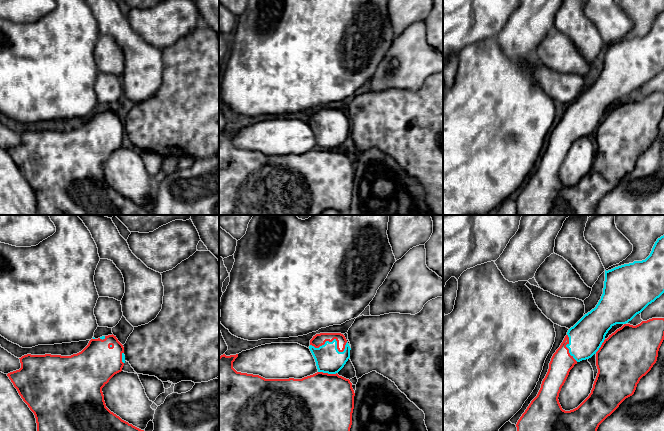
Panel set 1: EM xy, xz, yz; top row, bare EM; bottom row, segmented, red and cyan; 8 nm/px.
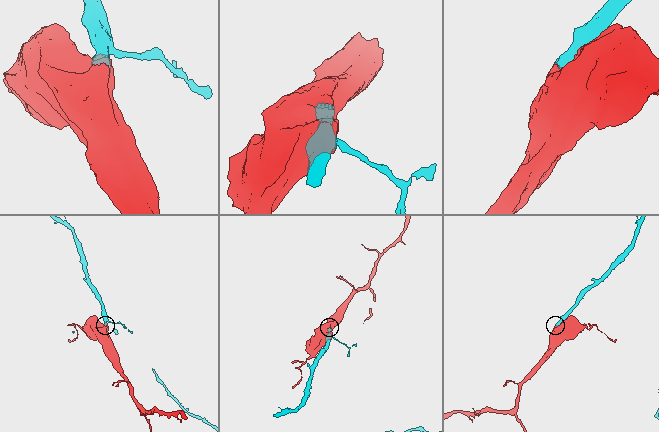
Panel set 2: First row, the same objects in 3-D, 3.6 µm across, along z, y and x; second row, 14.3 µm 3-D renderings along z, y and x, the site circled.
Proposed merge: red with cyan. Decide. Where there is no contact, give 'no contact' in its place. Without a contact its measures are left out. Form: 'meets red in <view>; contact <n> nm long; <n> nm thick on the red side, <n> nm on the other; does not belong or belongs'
meets red in xz; contact 300 nm long; 100 nm thick on the red side, 220 nm on the other; belongs

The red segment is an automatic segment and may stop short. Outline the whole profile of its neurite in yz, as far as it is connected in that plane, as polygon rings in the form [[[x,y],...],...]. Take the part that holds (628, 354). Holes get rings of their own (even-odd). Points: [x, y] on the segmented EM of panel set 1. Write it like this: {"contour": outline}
{"contour": [[[664,235],[657,239],[650,255],[642,261],[624,264],[611,270],[605,270],[603,294],[594,309],[585,314],[565,336],[560,347],[553,354],[549,369],[542,381],[537,396],[531,401],[518,420],[517,431],[597,431],[599,425],[610,416],[619,405],[636,390],[640,379],[645,376],[657,361],[659,348],[664,340],[664,318],[652,318],[633,326],[628,322],[641,313],[649,304],[664,293]],[[616,324],[623,326],[614,333],[605,336]],[[596,355],[598,373],[589,396],[575,409],[562,409],[558,397],[570,370],[575,364]]]}

